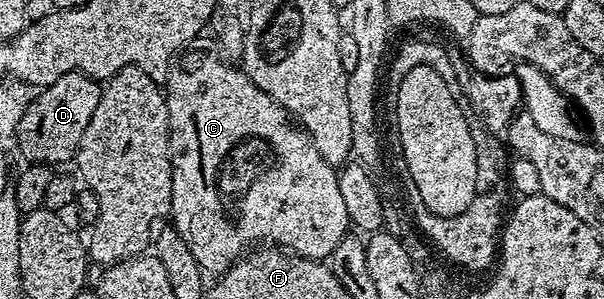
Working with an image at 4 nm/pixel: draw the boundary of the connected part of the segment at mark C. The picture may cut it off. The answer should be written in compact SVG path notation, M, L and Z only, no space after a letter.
M192 50L182 53L174 61L163 83L169 113L169 155L173 165L172 226L183 236L187 248L191 248L195 260L199 260L202 270L209 276L227 273L238 260L246 257L256 247L253 246L256 242L265 242L261 244L272 244L274 247L284 248L301 258L328 259L335 252L335 248L339 248L339 240L343 240L351 230L347 207L343 204L343 192L339 192L337 183L338 171L331 164L327 164L327 160L323 160L323 156L319 154L319 148L315 148L315 144L309 138L309 133L298 125L293 115L288 114L275 100L271 100L271 96L263 92L263 88L256 86L244 69L237 67L236 70L233 67L236 65L232 61L216 53L215 55L200 54L199 51Z

